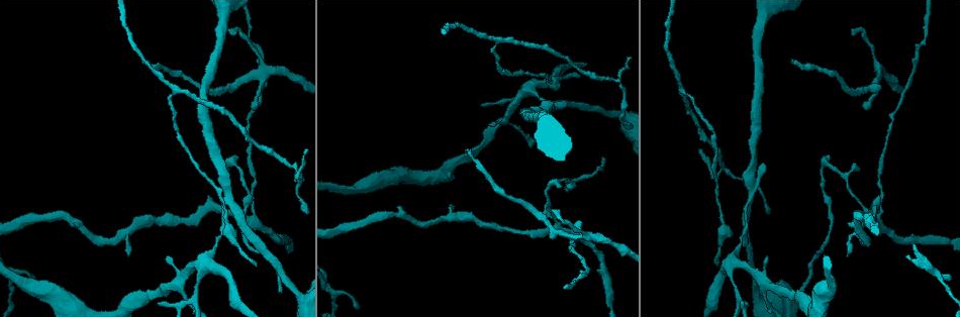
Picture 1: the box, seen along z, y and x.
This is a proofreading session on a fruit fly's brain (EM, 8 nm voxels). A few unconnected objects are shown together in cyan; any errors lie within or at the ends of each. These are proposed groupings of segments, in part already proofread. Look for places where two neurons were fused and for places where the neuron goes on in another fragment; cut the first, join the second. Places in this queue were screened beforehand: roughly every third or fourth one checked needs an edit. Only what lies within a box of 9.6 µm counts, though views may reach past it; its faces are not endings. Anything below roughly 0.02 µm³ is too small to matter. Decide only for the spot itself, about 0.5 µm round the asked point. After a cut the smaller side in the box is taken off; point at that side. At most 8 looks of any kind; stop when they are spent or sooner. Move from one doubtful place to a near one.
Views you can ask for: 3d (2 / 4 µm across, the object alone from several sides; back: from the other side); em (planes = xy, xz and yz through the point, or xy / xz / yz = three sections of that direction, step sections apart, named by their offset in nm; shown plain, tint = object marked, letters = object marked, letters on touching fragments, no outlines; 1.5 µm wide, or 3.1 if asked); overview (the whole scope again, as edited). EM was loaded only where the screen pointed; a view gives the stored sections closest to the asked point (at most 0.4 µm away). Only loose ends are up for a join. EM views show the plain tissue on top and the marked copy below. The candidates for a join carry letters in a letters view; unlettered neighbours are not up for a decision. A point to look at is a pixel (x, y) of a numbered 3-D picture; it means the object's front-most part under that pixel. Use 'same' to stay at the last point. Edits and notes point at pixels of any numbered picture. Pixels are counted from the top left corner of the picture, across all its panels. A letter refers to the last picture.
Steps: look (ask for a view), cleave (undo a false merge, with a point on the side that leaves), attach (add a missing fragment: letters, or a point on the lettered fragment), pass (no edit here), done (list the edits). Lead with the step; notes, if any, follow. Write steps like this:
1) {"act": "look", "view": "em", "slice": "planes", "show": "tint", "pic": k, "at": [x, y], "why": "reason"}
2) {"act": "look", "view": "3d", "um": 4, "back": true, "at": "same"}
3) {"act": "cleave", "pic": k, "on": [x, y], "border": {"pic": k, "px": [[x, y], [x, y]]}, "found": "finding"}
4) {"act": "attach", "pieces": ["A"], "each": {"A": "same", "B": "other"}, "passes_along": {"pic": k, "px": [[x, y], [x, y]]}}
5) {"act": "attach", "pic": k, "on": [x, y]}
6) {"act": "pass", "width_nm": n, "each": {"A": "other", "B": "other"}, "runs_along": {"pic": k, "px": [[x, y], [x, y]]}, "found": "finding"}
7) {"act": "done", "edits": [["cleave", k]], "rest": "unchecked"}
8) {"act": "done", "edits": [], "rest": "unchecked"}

{"act": "look", "view": "em", "slice": "xz", "step": 4, "show": "tint", "pic": 1, "at": [465, 151]}

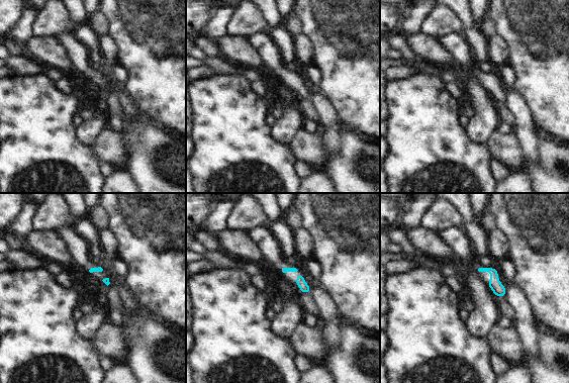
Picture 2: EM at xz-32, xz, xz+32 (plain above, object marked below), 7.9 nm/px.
{"act": "look", "view": "em", "slice": "xz", "step": 4, "show": "letters", "at": "same"}

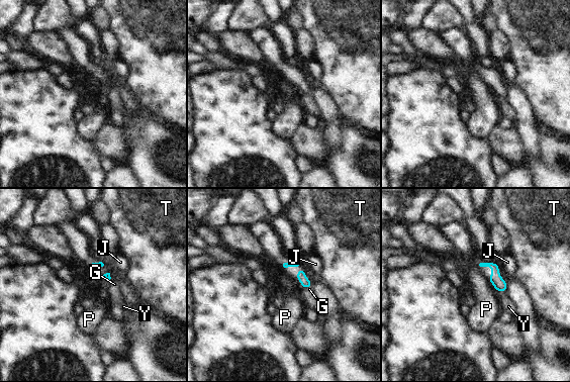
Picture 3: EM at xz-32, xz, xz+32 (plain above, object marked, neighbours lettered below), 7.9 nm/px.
{"act": "pass", "each": {"G": "other", "J": "other", "P": "other", "T": "other", "Y": "other"}, "found": "no lettered fragment goes on from it"}

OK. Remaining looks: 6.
{"act": "look", "view": "em", "slice": "planes", "show": "tint", "pic": 1, "at": [876, 68], "why": "branch point"}

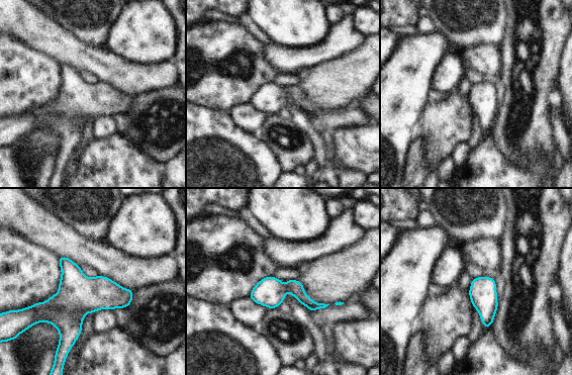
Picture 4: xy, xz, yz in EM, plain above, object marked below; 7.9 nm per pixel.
{"act": "look", "view": "em", "slice": "planes", "show": "letters", "at": "same"}

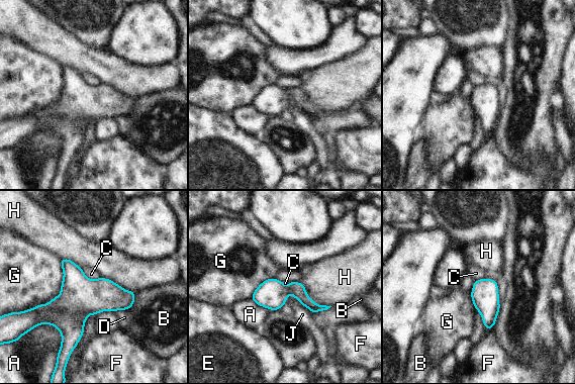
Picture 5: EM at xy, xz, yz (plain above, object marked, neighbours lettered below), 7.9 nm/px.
{"act": "pass", "width_nm": 220, "each": {"A": "other", "B": "other", "C": "other", "D": "other", "E": "other", "F": "other", "G": "other", "H": "other", "J": "other"}, "border": {"pic": 5, "px": [[127, 309], [113, 311]]}, "found": "one neuron here"}

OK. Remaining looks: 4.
{"act": "look", "view": "em", "slice": "planes", "show": "letters", "pic": 1, "at": [204, 262], "why": "four or more arms meet"}

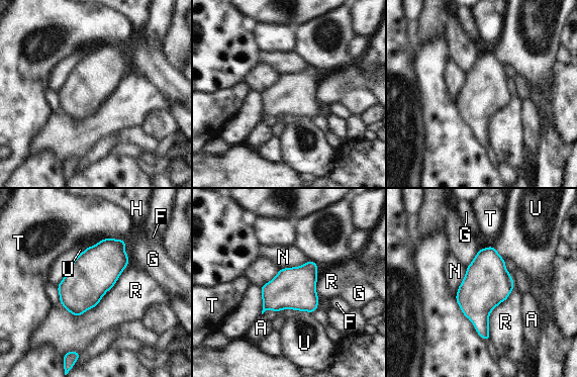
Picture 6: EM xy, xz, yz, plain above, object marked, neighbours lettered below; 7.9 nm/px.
{"act": "pass", "width_nm": 340, "each": {"A": "other", "F": "other", "G": "other", "H": "other", "N": "other", "R": "other", "T": "other", "U": "other"}, "border": {"pic": 6, "px": [[127, 265], [91, 308], [62, 305]]}, "found": "one neuron here"}

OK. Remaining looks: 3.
{"act": "done", "edits": [], "rest": "unchecked"}

